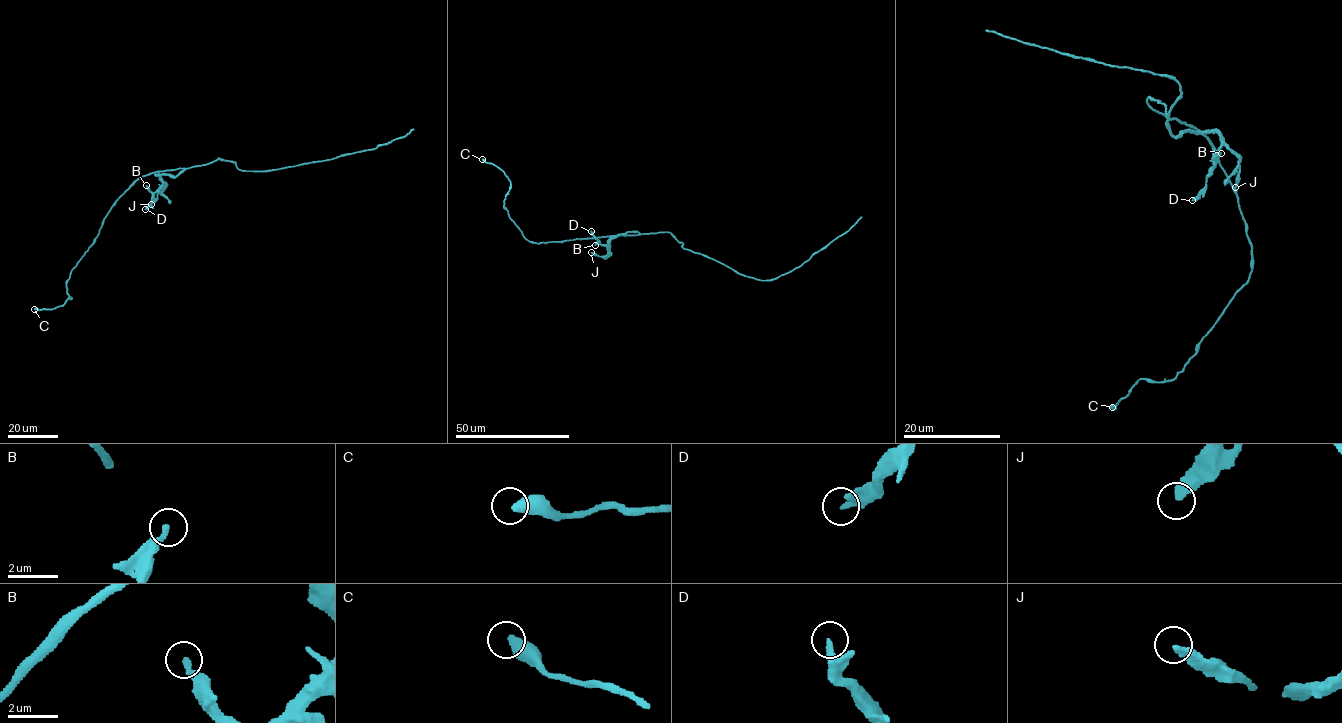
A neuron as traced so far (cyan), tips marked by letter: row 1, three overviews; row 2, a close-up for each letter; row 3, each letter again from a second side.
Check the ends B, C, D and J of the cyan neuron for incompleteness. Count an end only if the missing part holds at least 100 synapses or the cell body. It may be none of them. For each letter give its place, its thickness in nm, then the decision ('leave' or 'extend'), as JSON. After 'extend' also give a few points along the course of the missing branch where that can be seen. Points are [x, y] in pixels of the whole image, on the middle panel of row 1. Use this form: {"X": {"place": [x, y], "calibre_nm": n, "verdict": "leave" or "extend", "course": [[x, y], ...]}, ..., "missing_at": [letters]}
{"B": {"place": [595, 245], "calibre_nm": 240, "verdict": "leave"}, "C": {"place": [482, 159], "calibre_nm": 460, "verdict": "leave"}, "D": {"place": [591, 231], "calibre_nm": 200, "verdict": "leave"}, "J": {"place": [591, 252], "calibre_nm": 340, "verdict": "leave"}, "missing_at": []}

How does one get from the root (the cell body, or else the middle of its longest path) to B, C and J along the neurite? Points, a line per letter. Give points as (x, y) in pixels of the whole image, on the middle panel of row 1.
B: (650, 233), (627, 231), (616, 235), (610, 240), (609, 250), (605, 246), (595, 245)
C: (650, 233), (539, 243), (529, 241), (503, 206), (510, 181), (500, 169), (482, 159)
J: (650, 233), (627, 231), (616, 235), (610, 240), (610, 253), (605, 257), (591, 252)

